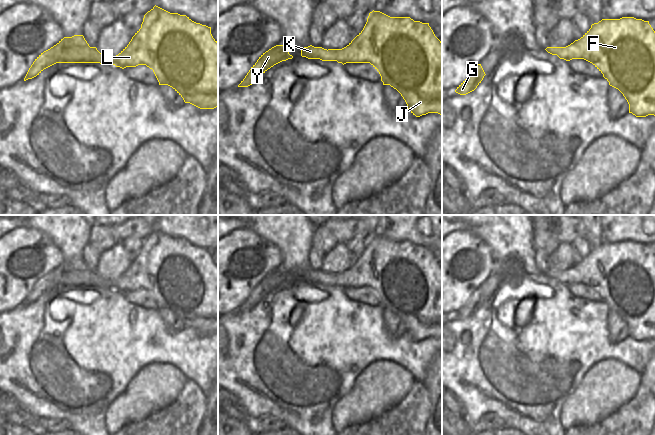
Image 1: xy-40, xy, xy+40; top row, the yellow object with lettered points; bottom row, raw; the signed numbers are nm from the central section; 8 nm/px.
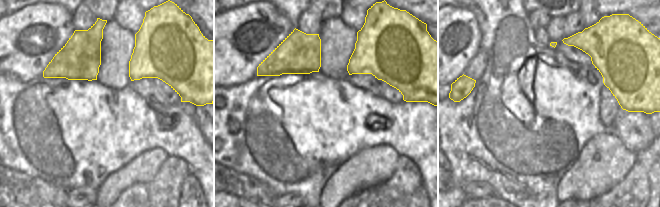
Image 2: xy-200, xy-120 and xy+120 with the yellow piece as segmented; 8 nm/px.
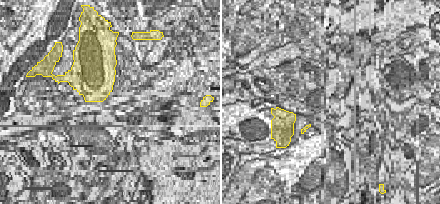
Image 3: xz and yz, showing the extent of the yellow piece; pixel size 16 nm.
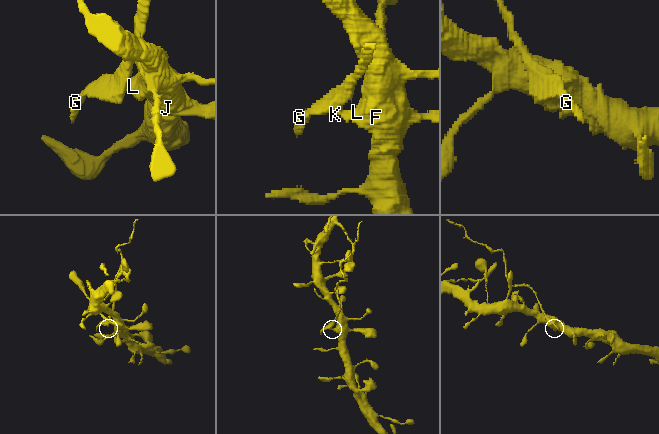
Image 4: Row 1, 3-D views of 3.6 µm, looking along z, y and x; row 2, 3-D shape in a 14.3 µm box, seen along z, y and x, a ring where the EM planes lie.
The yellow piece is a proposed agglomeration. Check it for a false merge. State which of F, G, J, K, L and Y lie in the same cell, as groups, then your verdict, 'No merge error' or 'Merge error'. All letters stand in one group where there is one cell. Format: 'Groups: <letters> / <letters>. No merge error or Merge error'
Groups: F J L / G K Y. Merge error

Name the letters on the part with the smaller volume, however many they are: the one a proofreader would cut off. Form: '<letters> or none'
G, K, Y

